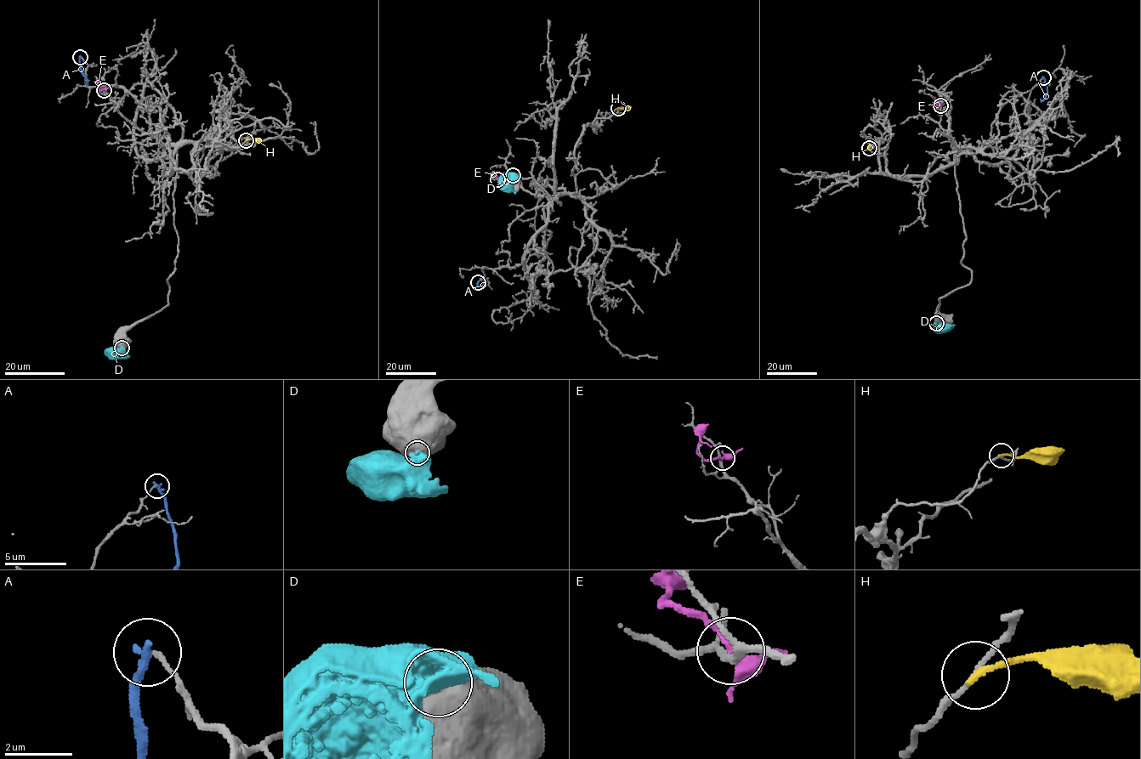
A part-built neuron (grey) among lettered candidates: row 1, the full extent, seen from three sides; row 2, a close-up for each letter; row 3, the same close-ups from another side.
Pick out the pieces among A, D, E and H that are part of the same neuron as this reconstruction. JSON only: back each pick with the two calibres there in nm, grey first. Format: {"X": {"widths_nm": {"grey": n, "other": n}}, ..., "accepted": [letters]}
{"accepted": []}

